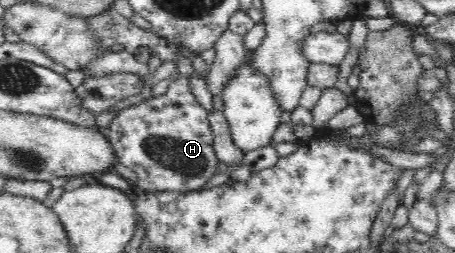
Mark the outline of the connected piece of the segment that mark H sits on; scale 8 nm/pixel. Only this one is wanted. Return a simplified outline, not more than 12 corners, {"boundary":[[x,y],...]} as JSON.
{"boundary":[[189,77],[108,126],[141,190],[199,191],[220,162]]}

